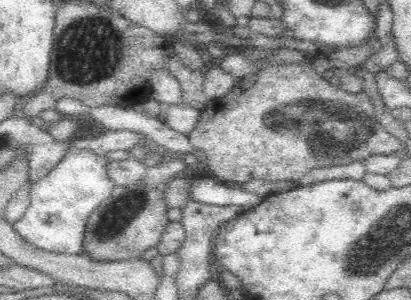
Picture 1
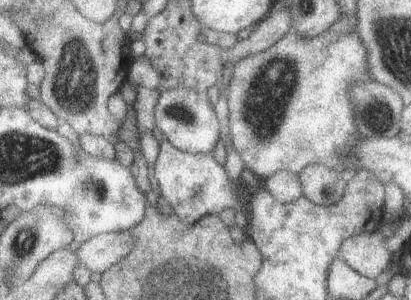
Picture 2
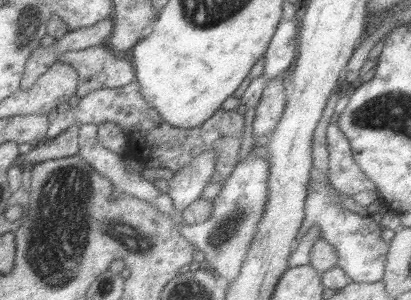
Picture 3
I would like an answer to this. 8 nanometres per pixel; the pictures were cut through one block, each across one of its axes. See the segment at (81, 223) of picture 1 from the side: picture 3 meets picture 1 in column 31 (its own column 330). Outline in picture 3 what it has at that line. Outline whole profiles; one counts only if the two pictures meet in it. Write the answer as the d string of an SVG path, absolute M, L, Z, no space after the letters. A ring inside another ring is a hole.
M311 182L311 198L307 198L307 222L303 224L303 232L299 234L299 244L309 234L309 228L315 224L321 226L321 238L335 246L337 252L337 266L357 284L373 284L379 282L385 274L387 254L389 254L389 242L383 242L381 234L385 228L373 222L367 214L353 214L347 212L333 202L333 190L331 186L323 182Z

